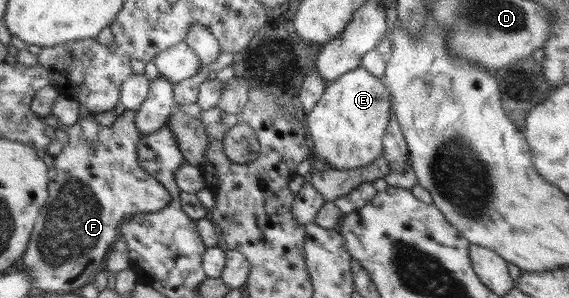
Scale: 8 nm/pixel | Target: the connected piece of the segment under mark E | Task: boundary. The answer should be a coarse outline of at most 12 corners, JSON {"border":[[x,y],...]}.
{"border":[[362,66],[306,117],[316,159],[340,170],[384,154],[386,84]]}

